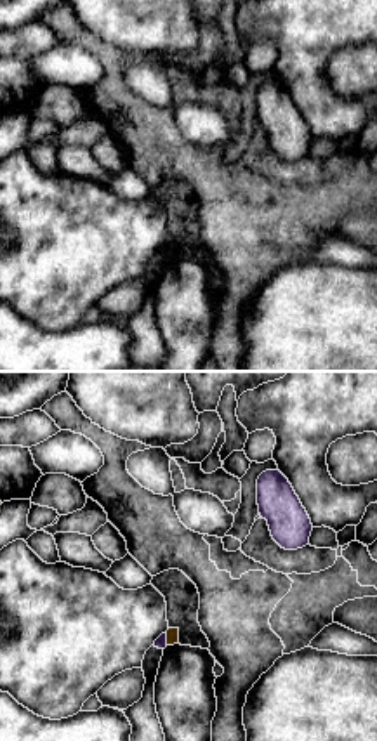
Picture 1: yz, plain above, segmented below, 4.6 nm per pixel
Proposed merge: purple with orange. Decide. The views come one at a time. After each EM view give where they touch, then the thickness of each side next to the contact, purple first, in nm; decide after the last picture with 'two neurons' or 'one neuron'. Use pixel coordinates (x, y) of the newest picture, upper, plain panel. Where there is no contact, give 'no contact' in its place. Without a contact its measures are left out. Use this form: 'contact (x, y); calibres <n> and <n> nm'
contact (165, 250); calibres 60 and 60 nm

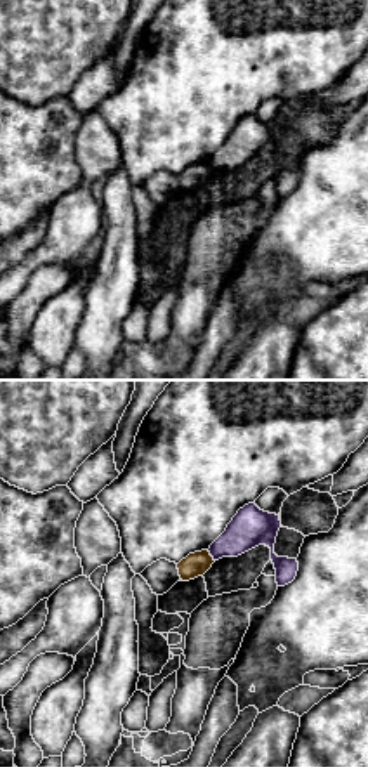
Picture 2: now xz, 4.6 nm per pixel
contact (210, 165); calibres 180 and 110 nm

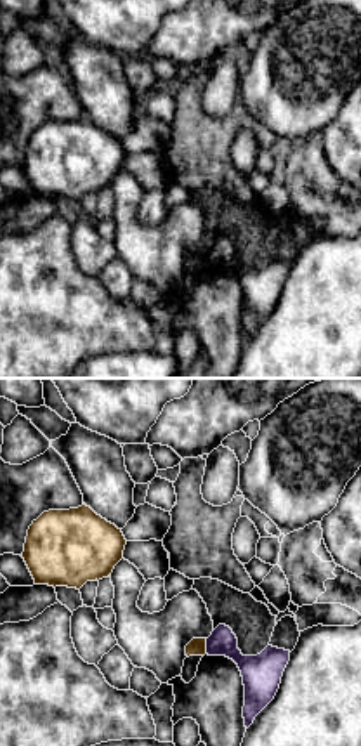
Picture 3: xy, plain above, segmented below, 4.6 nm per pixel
contact (207, 257); calibres 130 and 80 nm

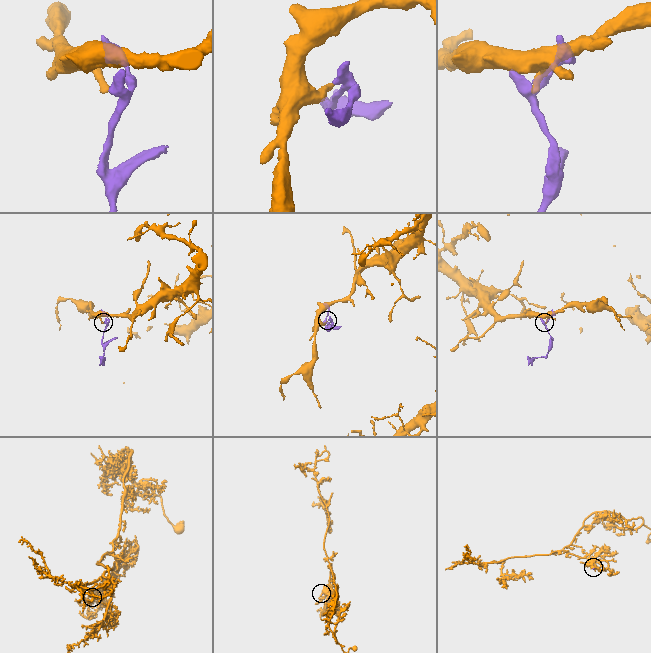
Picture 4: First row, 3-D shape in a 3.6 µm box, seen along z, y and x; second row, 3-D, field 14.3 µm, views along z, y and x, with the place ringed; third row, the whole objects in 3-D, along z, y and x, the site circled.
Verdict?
two neurons

